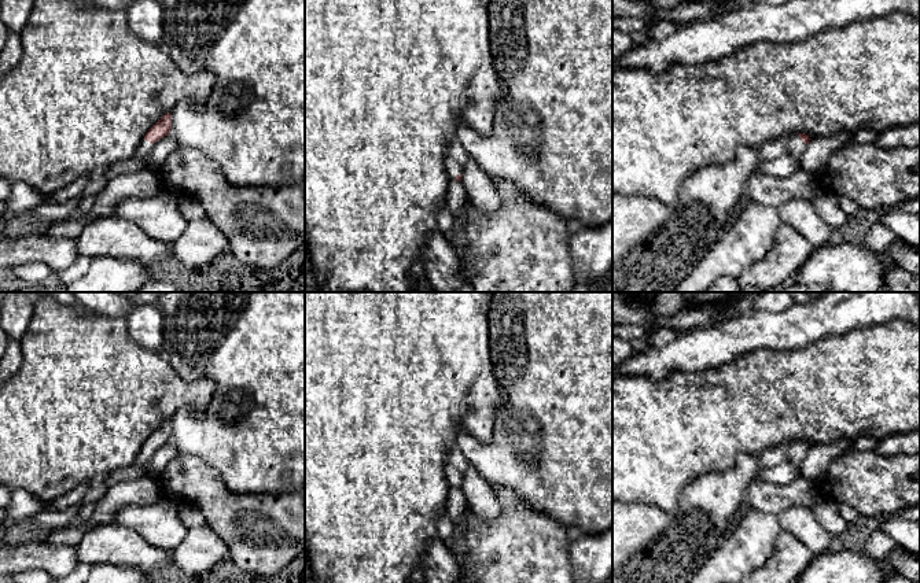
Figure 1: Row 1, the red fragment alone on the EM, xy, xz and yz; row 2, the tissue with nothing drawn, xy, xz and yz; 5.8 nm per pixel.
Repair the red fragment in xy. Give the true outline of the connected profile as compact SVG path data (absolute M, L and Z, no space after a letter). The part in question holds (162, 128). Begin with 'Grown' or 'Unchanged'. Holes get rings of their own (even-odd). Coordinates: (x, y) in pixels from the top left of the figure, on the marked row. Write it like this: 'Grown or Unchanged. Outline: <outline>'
Grown. Outline: M165 114L144 136L133 156L119 160L103 170L104 177L111 180L118 174L133 173L146 169L144 160L151 154L154 144L168 136L172 129L172 114Z

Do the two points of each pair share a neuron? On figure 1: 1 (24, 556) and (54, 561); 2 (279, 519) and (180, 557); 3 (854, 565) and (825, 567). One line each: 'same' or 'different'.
1: same
2: different
3: same

